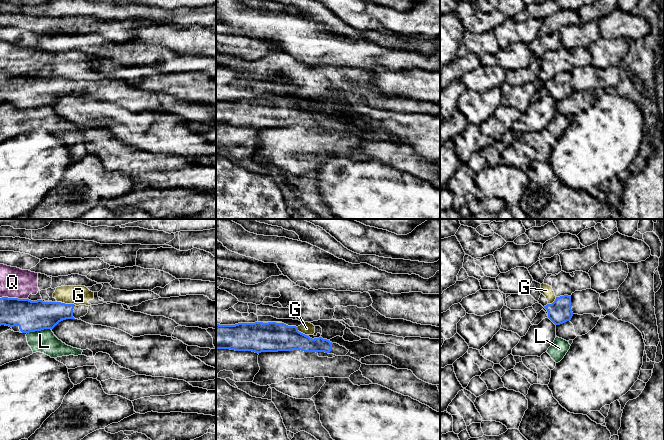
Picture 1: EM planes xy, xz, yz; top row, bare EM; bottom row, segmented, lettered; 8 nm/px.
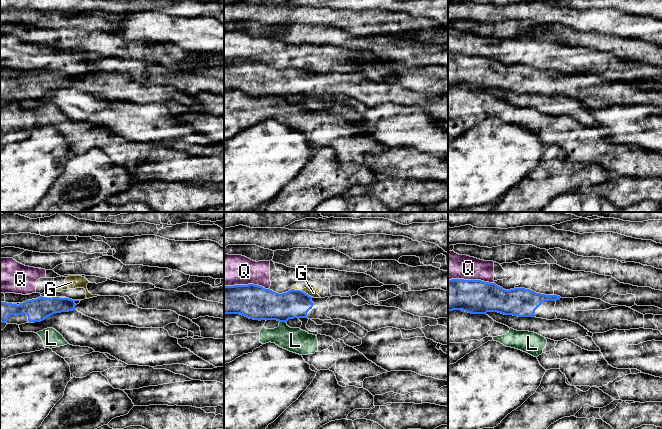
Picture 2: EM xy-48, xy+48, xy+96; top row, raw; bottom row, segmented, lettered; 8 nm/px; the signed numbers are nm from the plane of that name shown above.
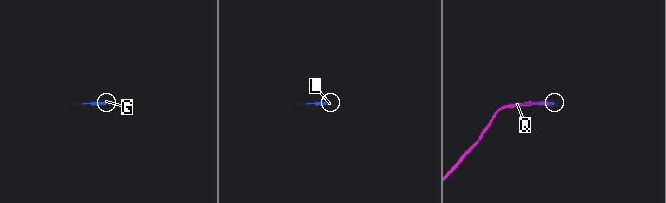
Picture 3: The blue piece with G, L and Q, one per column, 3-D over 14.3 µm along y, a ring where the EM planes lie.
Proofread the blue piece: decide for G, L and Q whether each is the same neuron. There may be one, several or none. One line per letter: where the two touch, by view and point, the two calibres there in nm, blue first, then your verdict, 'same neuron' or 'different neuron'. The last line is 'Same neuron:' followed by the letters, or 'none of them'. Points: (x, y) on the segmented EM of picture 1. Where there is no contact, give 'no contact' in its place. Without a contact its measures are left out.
G: xy (68, 304) | 240/160 nm | different neuron
L: xy (38, 330) | 240/190 nm | different neuron
Q: xy (14, 298) | 240/240 nm | different neuron
Same neuron: none of them

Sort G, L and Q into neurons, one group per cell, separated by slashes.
G Q / L

